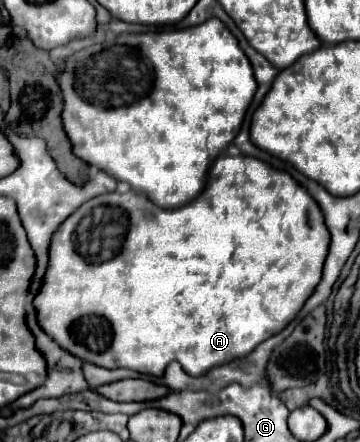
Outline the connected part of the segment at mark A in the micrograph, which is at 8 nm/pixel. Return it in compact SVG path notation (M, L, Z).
M220 155L214 159L214 163L208 169L208 181L204 191L196 199L192 199L190 203L178 209L160 209L154 203L150 203L144 195L136 195L136 191L104 193L82 203L76 209L76 213L66 217L66 221L54 231L50 239L48 269L42 287L34 297L34 307L38 313L38 325L44 329L44 333L52 337L62 349L66 349L74 357L80 357L82 361L88 363L116 361L116 363L96 363L96 365L106 369L126 367L154 377L162 377L166 367L172 361L178 361L188 375L200 377L208 373L212 367L230 363L238 357L246 357L262 341L282 331L302 309L304 301L312 295L316 281L320 281L320 269L324 267L326 253L328 253L328 229L324 225L320 207L312 201L312 197L308 197L306 189L300 189L300 185L288 173L272 169L260 159L246 157L246 155L238 155L238 157Z

